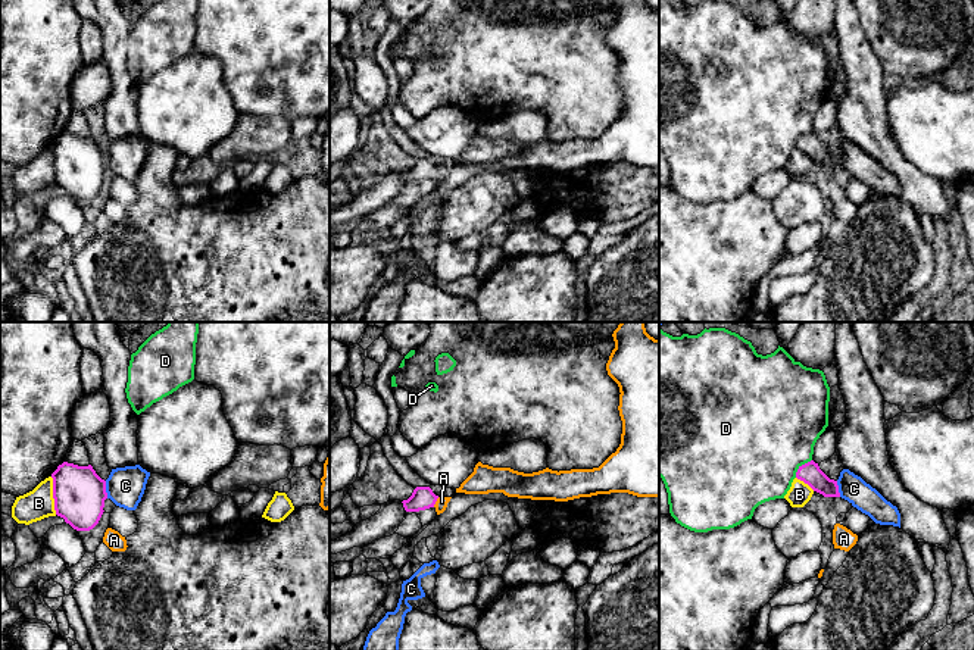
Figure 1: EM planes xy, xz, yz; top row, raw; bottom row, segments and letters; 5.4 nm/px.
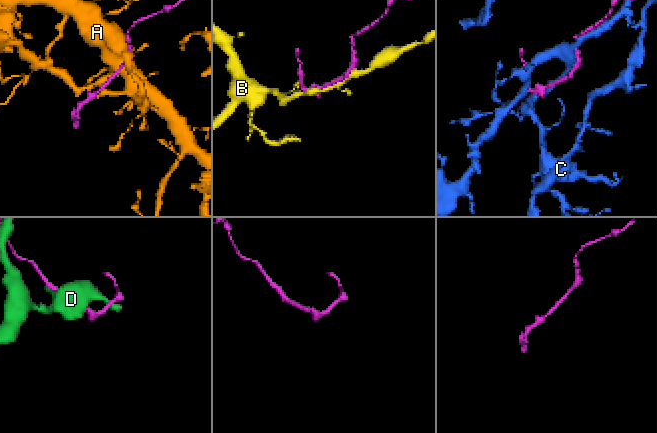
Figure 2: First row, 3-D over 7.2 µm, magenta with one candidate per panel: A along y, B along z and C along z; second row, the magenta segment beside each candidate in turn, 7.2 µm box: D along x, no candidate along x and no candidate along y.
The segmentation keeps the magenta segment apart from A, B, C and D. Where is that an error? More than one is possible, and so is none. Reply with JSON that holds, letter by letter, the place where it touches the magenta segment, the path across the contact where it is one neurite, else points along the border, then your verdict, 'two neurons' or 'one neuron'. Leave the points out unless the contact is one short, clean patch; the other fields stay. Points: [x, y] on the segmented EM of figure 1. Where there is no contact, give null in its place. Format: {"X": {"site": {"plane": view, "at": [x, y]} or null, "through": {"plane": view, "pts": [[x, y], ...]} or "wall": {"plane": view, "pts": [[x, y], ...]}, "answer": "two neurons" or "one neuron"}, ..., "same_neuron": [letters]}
{"A": {"site": {"plane": "xz", "at": [436, 500]}, "through": {"plane": "xz", "pts": [[422, 497], [436, 500], [442, 502]]}, "answer": "one neuron"}, "B": {"site": {"plane": "xy", "at": [53, 496]}, "answer": "two neurons"}, "C": {"site": {"plane": "xy", "at": [105, 490]}, "answer": "two neurons"}, "D": {"site": {"plane": "yz", "at": [801, 466]}, "answer": "two neurons"}, "same_neuron": ["A"]}

